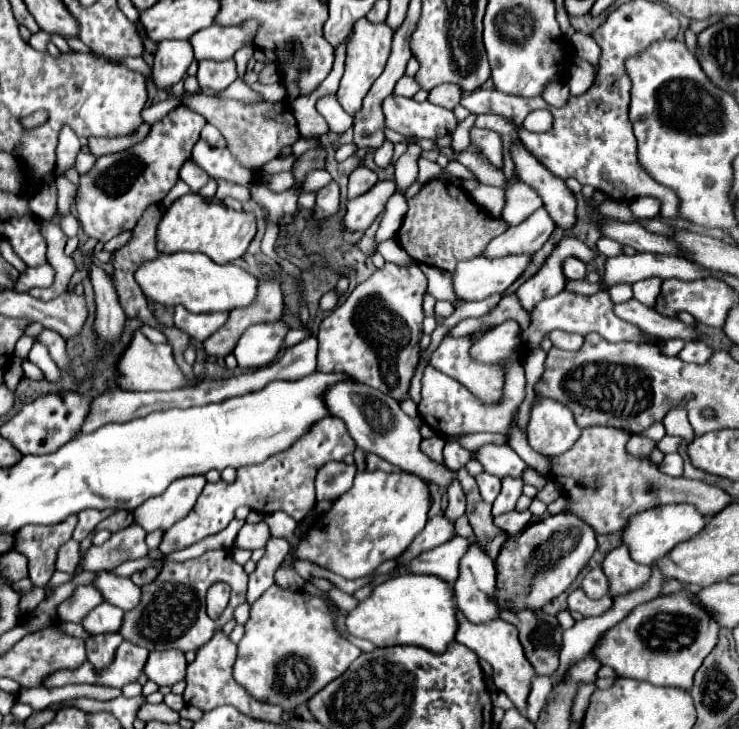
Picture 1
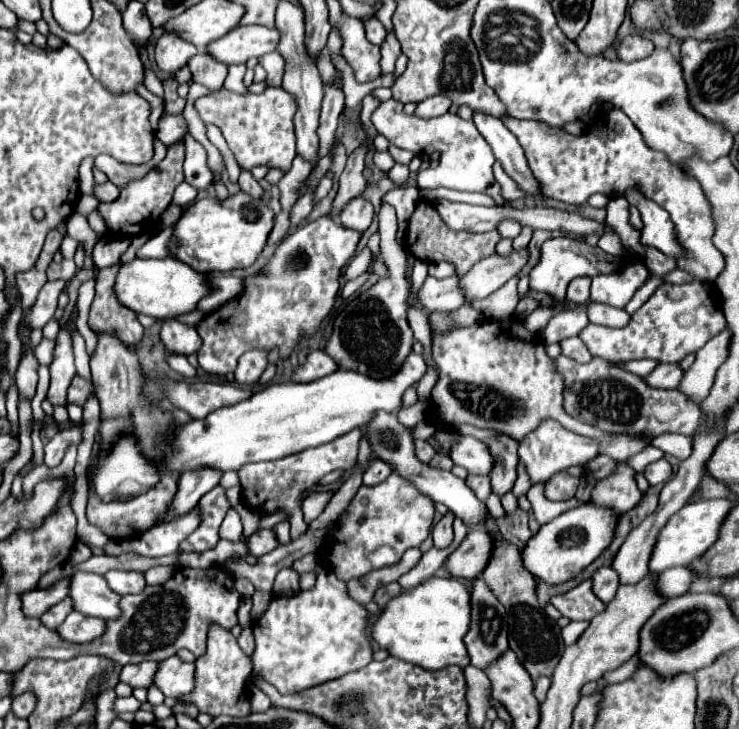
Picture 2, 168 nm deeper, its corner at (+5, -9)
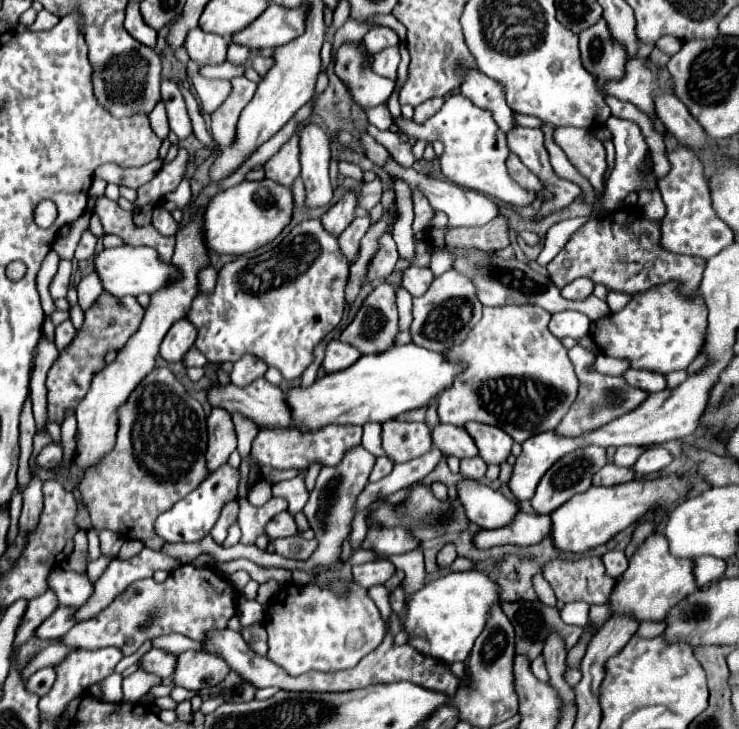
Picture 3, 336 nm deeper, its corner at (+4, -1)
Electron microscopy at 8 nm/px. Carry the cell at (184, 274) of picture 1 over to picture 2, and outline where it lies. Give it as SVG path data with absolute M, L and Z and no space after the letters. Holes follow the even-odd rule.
M133 258L131 262L119 266L119 274L115 278L115 296L123 306L131 308L137 314L147 314L165 320L195 310L197 302L207 294L209 284L205 274L195 272L191 266L179 262L177 258Z

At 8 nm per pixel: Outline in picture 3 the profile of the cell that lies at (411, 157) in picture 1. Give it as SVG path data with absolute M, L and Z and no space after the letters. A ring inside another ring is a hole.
M382 282L364 298L354 320L342 330L340 340L354 346L362 354L380 354L396 344L396 336L398 336L398 312L396 312L394 288L388 282Z

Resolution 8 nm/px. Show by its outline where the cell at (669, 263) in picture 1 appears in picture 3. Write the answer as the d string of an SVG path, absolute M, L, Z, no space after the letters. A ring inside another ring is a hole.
M566 310L566 312L556 312L550 320L550 332L556 336L556 338L564 338L564 336L570 336L570 338L582 338L588 334L590 330L590 320L580 314L580 312L572 312L572 310Z

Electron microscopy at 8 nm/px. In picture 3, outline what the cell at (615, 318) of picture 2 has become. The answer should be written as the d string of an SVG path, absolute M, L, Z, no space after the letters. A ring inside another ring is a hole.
M448 248L452 252L458 254L458 260L454 262L456 270L464 270L464 274L468 274L478 288L478 298L484 306L504 306L504 304L534 304L540 306L544 310L578 310L582 314L586 314L590 320L600 320L604 316L610 314L610 308L604 300L596 298L594 294L590 294L584 300L566 300L560 290L556 288L556 284L544 276L538 274L536 270L532 270L528 264L518 262L518 260L504 260L500 256L484 256L480 250L476 248Z

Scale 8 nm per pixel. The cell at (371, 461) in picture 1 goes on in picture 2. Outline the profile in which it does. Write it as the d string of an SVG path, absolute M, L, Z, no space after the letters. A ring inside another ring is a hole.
M375 460L369 470L363 474L363 484L367 486L377 486L379 482L385 482L391 474L391 468L383 460Z

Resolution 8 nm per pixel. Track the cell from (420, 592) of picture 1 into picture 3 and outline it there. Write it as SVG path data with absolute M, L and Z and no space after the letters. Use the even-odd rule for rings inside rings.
M466 570L430 580L406 600L406 616L400 620L408 634L408 644L418 652L438 658L446 664L464 662L474 646L474 640L484 628L488 606L498 602L498 586L486 572Z

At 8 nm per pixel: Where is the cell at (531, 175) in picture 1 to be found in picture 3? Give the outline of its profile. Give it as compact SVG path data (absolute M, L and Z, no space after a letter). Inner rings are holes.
M476 70L476 72L470 72L464 78L464 84L460 86L460 92L468 100L476 102L478 108L492 112L494 122L498 124L498 128L504 134L508 134L514 128L512 110L508 108L508 104L504 100L504 94L502 94L498 82L494 82L492 78L488 78L486 74L482 74L482 72Z

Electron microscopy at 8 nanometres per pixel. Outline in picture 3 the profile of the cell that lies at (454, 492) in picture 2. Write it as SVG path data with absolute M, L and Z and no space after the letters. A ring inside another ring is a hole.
M460 480L456 484L456 490L468 520L480 528L500 528L508 524L518 512L518 506L514 502L506 500L500 492L476 480Z

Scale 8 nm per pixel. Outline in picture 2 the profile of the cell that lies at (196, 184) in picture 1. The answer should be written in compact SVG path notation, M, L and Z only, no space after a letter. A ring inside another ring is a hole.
M185 132L183 136L183 144L185 144L185 164L183 164L185 182L195 186L197 190L203 190L213 180L213 174L207 168L205 148L189 132Z

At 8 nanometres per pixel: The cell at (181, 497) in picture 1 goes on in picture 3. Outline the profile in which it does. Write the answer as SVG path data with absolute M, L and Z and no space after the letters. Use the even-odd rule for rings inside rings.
M212 408L208 416L208 448L206 448L206 468L208 474L218 470L228 462L228 456L236 450L236 432L232 418L226 410Z

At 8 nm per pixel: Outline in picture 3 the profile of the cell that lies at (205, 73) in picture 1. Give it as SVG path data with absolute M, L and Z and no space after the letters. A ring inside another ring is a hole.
M196 28L196 30L190 30L184 48L186 48L190 60L194 60L200 66L222 64L226 60L228 42L216 34L208 34L208 32L202 32L200 28Z

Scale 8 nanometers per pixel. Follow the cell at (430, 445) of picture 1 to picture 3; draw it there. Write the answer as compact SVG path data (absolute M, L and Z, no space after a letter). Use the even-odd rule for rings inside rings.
M386 422L382 424L382 448L394 462L408 462L432 448L430 430L424 422Z

